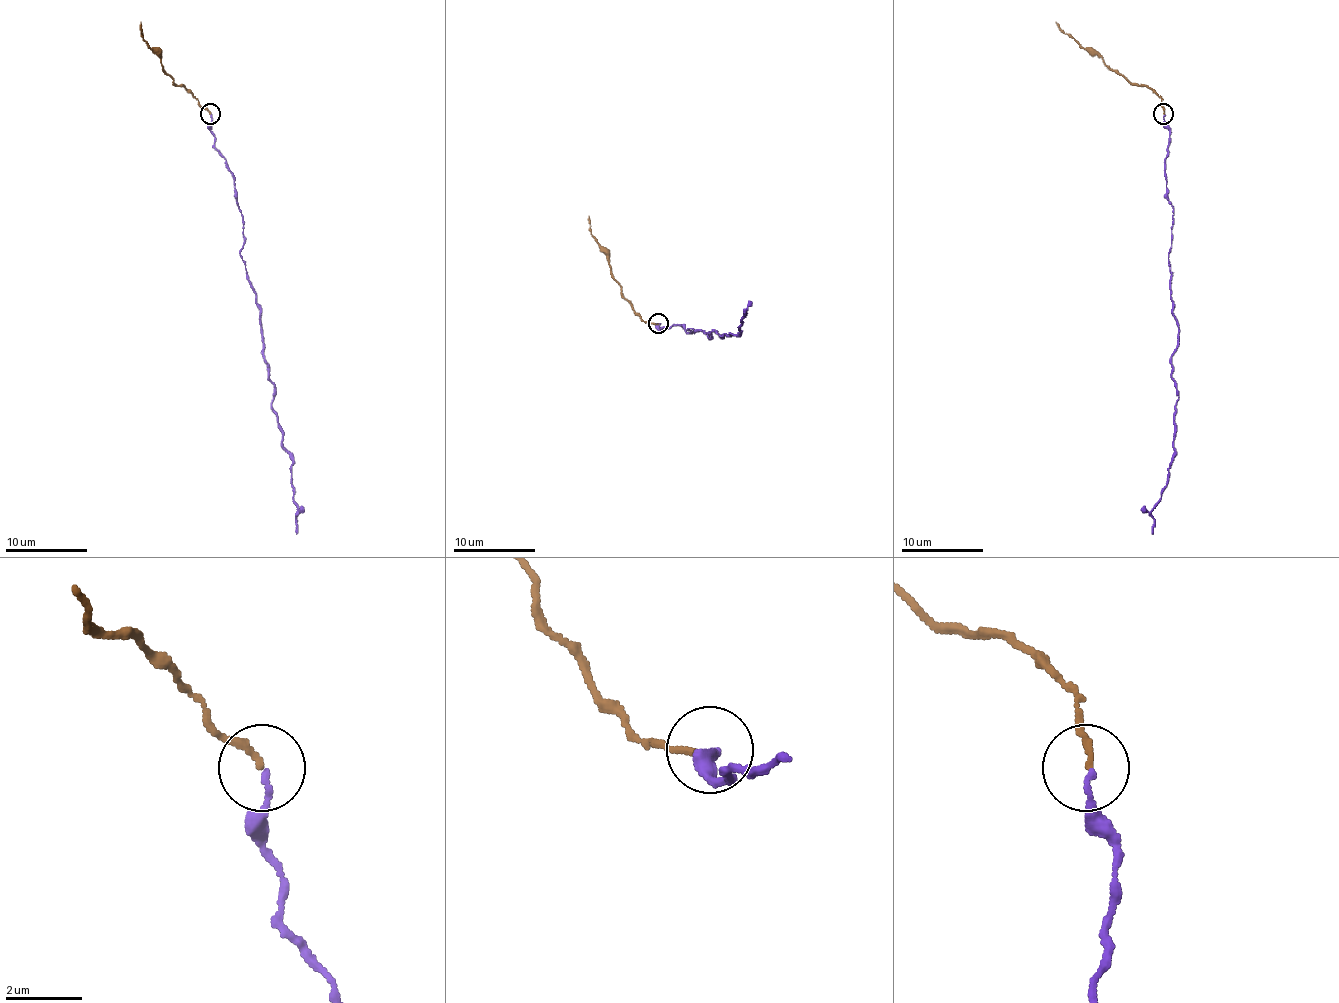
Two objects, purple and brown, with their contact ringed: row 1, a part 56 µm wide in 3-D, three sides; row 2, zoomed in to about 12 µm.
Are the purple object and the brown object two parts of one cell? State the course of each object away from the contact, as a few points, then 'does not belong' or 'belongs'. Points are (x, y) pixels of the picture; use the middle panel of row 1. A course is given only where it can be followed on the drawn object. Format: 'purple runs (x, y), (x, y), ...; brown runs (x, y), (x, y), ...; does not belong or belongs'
purple runs (659, 325), (704, 331), (710, 339), (716, 331), (722, 339), (720, 335), (741, 331), (745, 312); brown runs (659, 323), (646, 323), (622, 294), (608, 261), (608, 253), (591, 230), (589, 216); belongs

